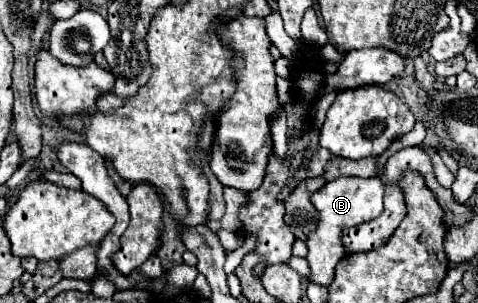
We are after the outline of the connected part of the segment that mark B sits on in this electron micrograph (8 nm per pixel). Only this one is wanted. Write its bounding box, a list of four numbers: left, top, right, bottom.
[307,177,383,285]

